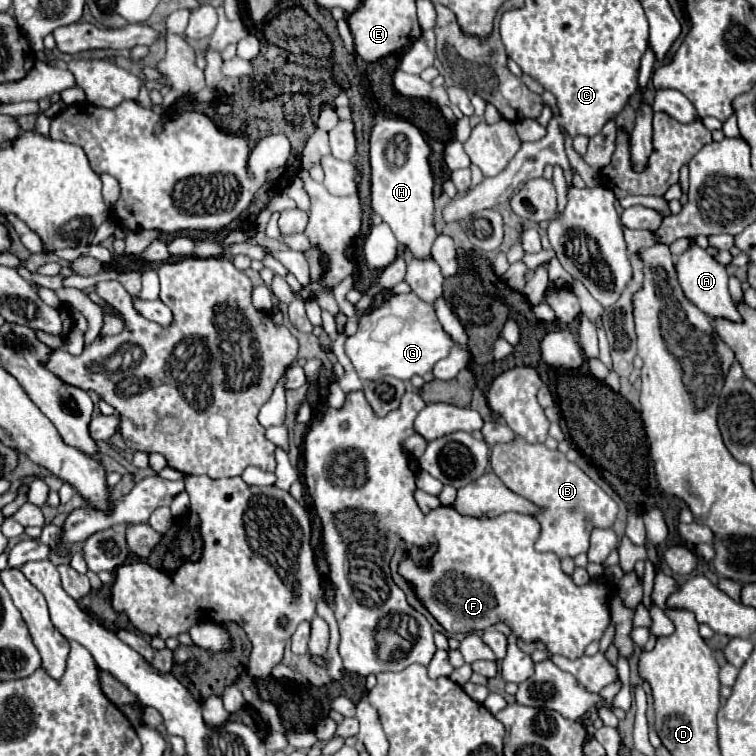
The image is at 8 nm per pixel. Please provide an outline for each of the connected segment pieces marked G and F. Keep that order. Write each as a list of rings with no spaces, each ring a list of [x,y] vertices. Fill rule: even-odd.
[[[409,292],[391,296],[381,306],[363,312],[359,316],[357,334],[349,336],[345,342],[345,354],[361,380],[379,380],[383,376],[409,380],[415,374],[423,376],[431,372],[431,366],[439,358],[445,358],[451,346],[453,340],[441,328],[433,308]]]
[[[451,506],[431,510],[427,516],[427,532],[435,538],[437,550],[431,558],[431,566],[417,568],[411,560],[399,564],[399,572],[415,584],[417,596],[423,600],[435,620],[447,630],[447,634],[469,634],[489,628],[495,622],[505,622],[525,642],[541,640],[551,654],[567,658],[583,656],[585,648],[593,640],[601,640],[603,630],[609,624],[609,592],[605,578],[591,580],[585,586],[575,586],[573,580],[561,572],[559,558],[551,552],[537,552],[533,548],[539,536],[539,522],[533,516],[507,512],[497,518],[469,518],[461,516]]]

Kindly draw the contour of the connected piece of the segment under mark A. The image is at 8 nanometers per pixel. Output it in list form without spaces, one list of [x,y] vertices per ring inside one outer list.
[[[689,238],[691,240],[691,246],[677,256],[675,260],[675,268],[677,268],[677,276],[679,276],[679,284],[685,292],[685,296],[699,308],[703,310],[709,318],[727,318],[727,320],[741,320],[733,300],[731,300],[731,294],[727,290],[727,280],[729,280],[729,274],[727,274],[727,268],[723,264],[719,264],[705,248],[697,246],[695,238]]]

